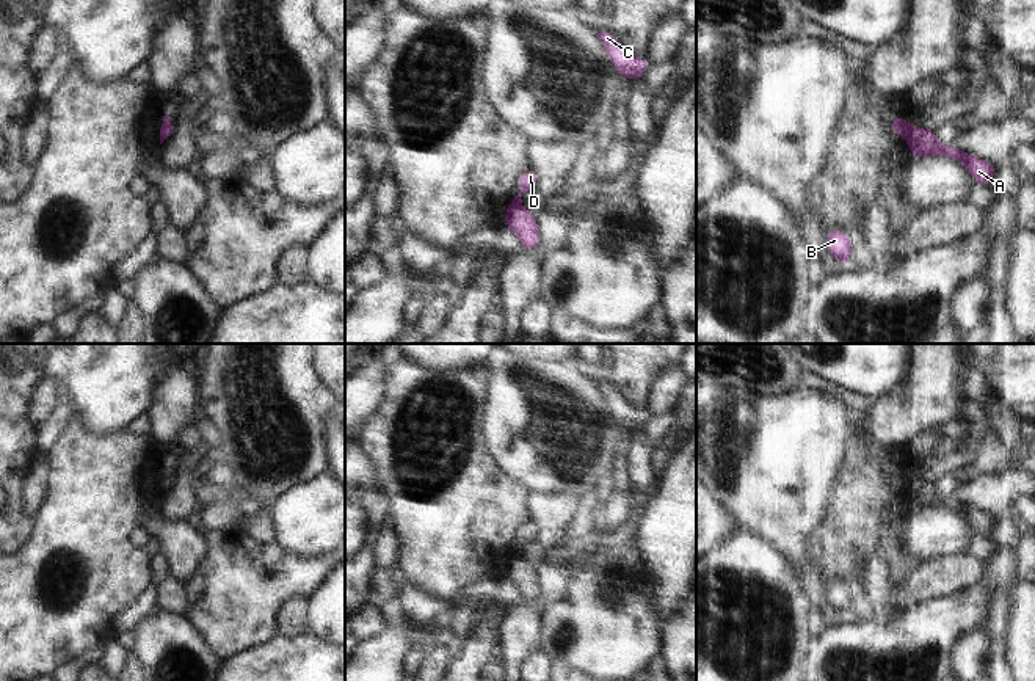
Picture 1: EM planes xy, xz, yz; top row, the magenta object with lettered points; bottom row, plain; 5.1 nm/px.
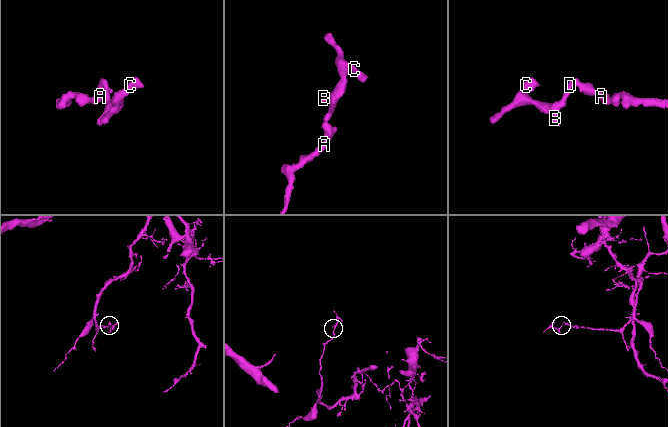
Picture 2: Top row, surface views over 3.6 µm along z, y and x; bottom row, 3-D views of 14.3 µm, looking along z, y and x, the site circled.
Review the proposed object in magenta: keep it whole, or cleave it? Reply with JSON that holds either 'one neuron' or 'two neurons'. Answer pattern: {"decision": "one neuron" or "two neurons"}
{"decision": "two neurons"}

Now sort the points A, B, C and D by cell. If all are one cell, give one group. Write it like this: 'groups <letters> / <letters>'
groups A / B C D

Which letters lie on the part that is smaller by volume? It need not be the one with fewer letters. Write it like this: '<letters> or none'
B, C, D.

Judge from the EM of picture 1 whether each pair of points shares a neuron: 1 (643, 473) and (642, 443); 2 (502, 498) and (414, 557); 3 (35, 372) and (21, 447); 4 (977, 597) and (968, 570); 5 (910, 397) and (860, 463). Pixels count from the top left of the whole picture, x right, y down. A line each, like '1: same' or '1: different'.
1: same
2: same
3: same
4: different
5: different

